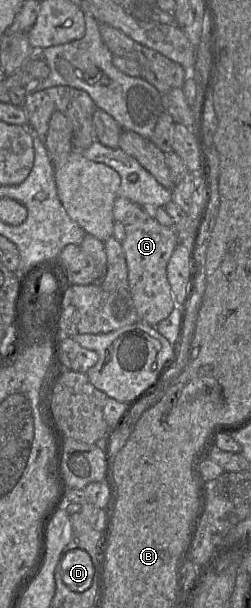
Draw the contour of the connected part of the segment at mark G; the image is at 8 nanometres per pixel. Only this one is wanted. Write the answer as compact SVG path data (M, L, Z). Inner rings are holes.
M119 196L114 201L113 219L125 228L126 237L121 244L128 269L128 290L139 319L156 326L179 306L167 279L167 265L178 245L177 233L174 228L163 226L156 218L150 217L139 205Z

